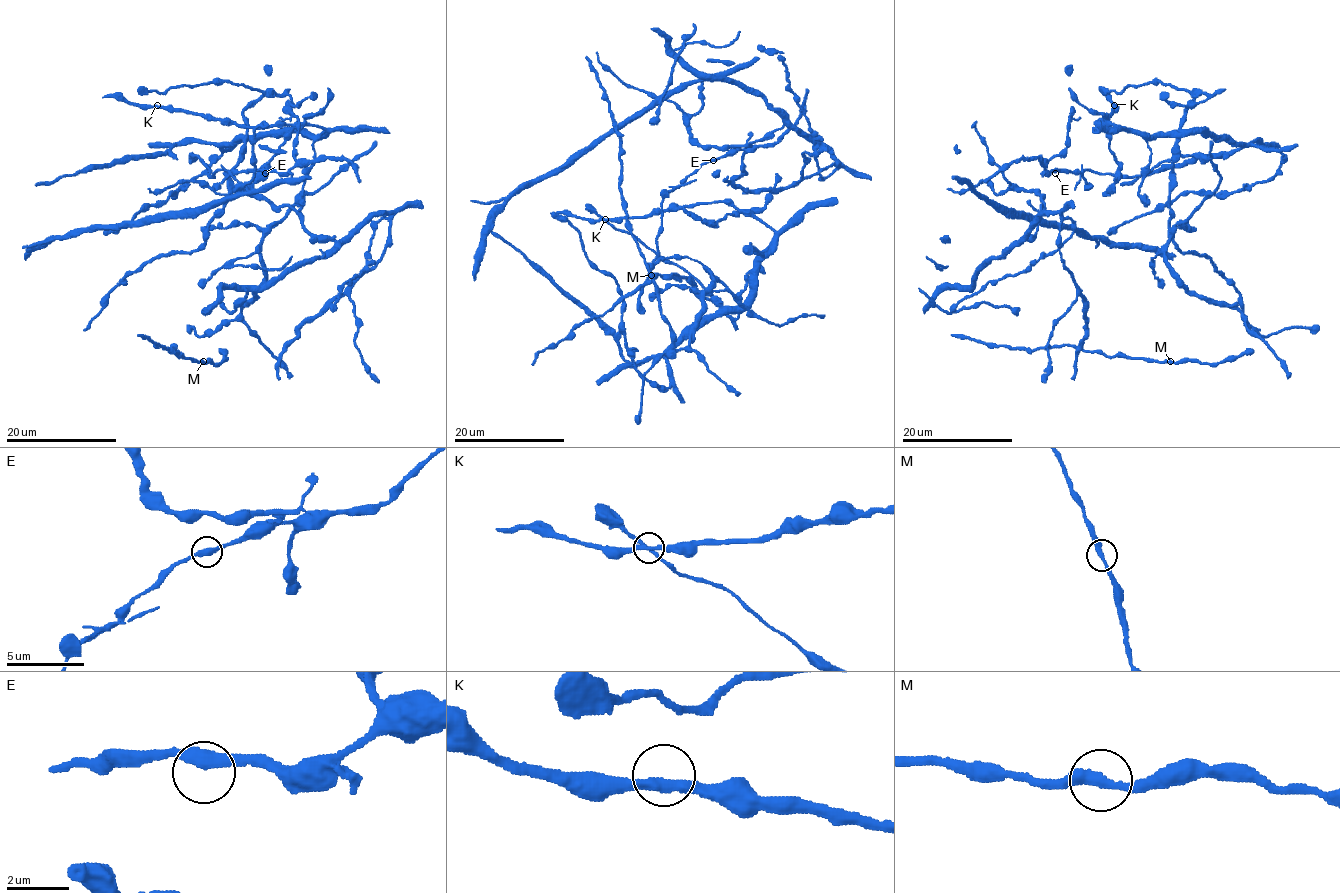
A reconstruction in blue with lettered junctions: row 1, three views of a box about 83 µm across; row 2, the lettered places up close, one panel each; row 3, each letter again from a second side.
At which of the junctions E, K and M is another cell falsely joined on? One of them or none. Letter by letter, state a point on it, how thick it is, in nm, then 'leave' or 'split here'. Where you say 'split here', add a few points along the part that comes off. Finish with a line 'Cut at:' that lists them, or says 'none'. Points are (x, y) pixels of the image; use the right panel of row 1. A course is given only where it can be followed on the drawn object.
E: (1055, 173) | 360 nm | leave
K: (1114, 105) | 300 nm | leave
M: (1170, 361) | 320 nm | leave
Cut at: none

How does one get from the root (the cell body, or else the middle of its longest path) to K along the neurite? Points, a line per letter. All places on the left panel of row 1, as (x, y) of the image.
K: (175, 109), (157, 105)

